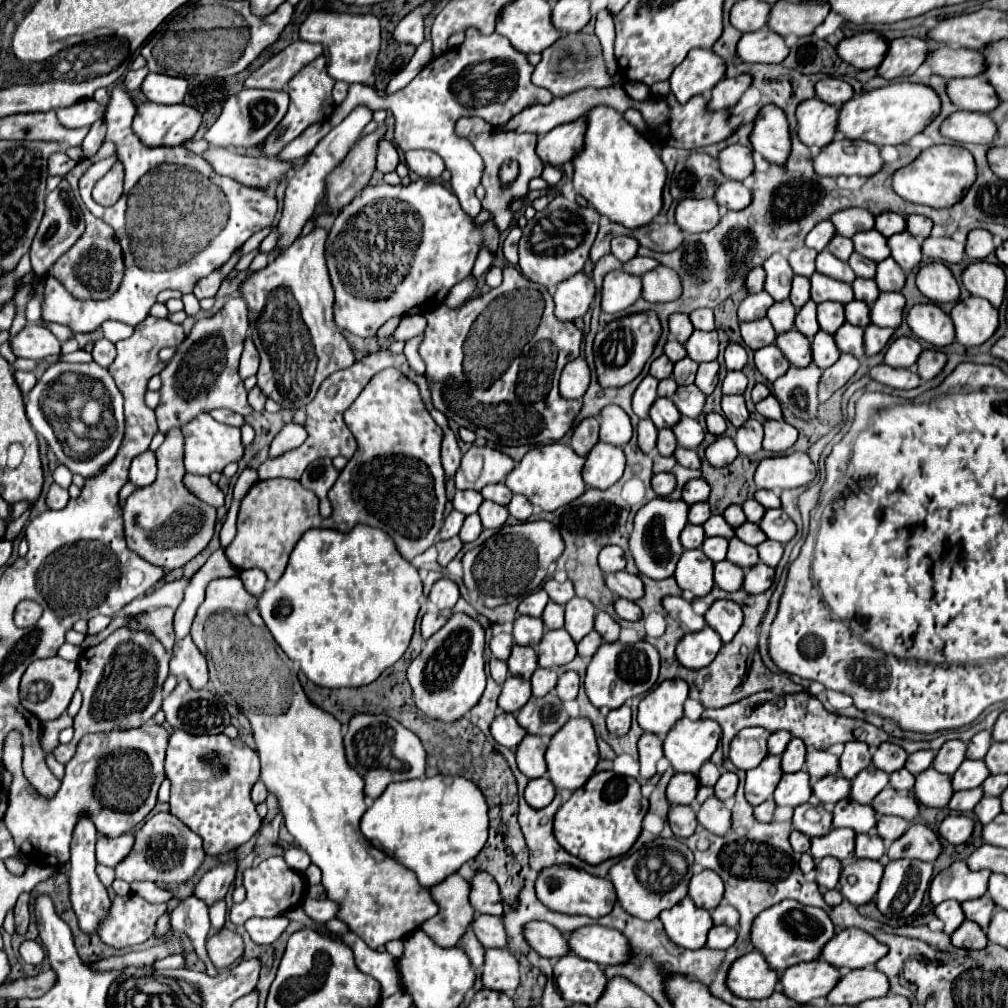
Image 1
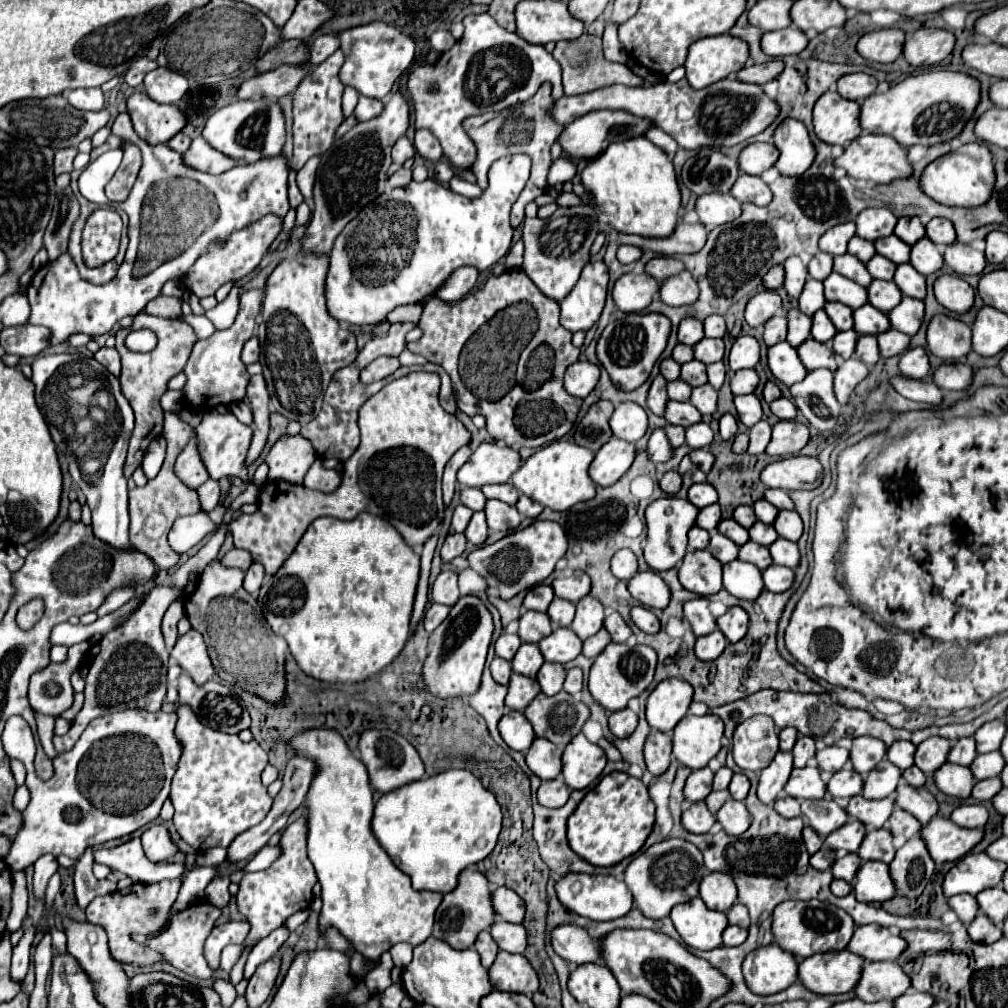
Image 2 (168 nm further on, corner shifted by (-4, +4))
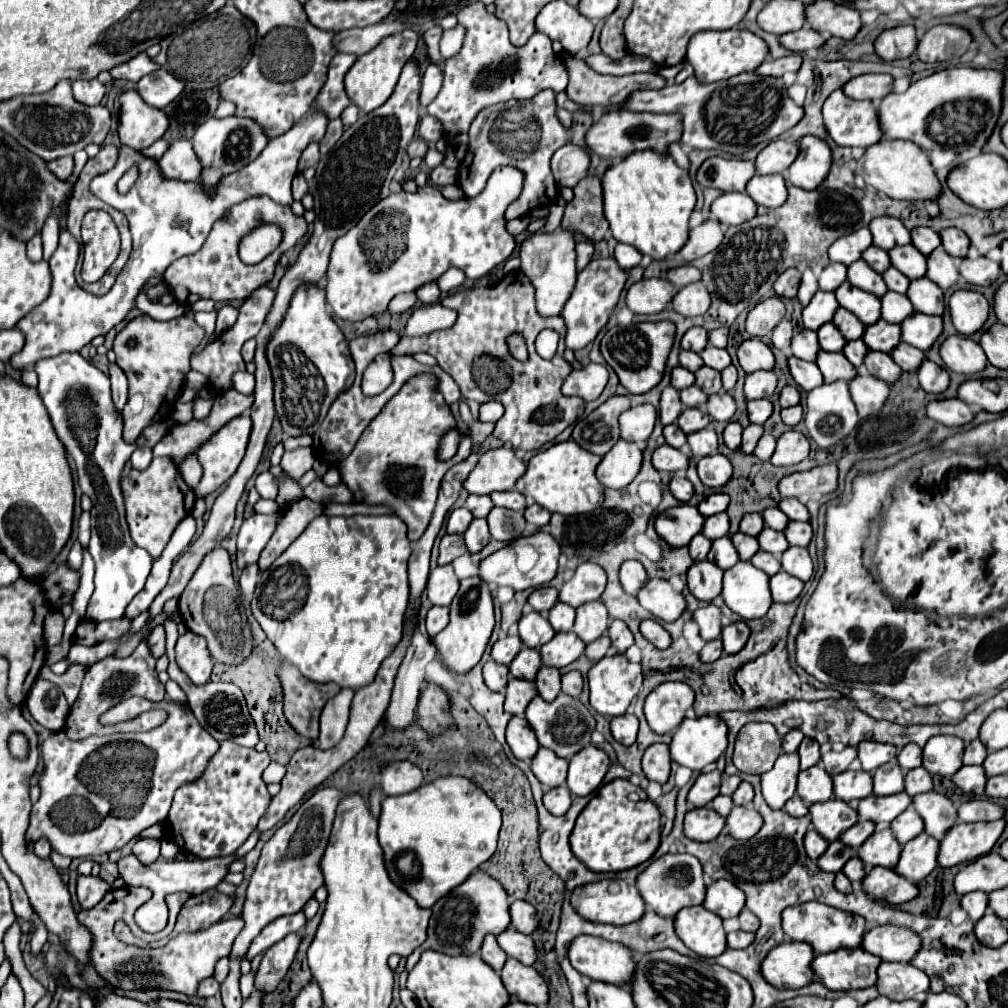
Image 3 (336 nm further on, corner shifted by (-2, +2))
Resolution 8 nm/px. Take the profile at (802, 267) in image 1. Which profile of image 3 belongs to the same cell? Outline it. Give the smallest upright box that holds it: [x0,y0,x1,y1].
[820,264,846,292]

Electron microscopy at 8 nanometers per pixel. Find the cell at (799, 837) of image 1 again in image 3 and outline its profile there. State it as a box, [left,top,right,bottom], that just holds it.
[804,830,828,860]

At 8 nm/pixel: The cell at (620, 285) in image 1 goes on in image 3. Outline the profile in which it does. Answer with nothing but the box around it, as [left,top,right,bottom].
[626,278,678,314]

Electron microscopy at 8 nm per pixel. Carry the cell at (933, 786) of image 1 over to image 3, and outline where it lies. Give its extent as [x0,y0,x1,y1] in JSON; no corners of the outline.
[952,766,986,796]

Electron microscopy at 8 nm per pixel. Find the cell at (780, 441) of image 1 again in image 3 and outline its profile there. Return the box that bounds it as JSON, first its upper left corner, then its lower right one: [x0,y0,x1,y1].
[770,430,810,466]

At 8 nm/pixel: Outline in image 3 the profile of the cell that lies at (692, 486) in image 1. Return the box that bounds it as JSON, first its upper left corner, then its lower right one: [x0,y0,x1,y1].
[698,492,730,518]

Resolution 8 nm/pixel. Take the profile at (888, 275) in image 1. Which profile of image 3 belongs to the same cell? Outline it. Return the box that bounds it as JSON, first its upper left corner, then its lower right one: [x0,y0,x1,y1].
[908,280,944,316]

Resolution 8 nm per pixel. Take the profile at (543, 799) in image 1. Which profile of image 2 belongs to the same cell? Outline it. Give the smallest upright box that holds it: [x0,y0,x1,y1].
[538,776,570,808]

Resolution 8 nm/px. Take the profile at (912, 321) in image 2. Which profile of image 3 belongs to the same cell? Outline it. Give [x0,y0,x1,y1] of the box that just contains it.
[900,312,944,352]

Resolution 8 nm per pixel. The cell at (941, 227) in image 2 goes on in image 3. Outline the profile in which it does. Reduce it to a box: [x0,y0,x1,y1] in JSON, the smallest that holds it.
[940,228,970,258]

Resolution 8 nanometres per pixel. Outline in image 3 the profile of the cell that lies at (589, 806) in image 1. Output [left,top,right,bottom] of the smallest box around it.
[570,780,660,872]

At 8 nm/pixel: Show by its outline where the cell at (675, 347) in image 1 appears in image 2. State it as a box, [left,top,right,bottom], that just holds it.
[672,344,694,364]

